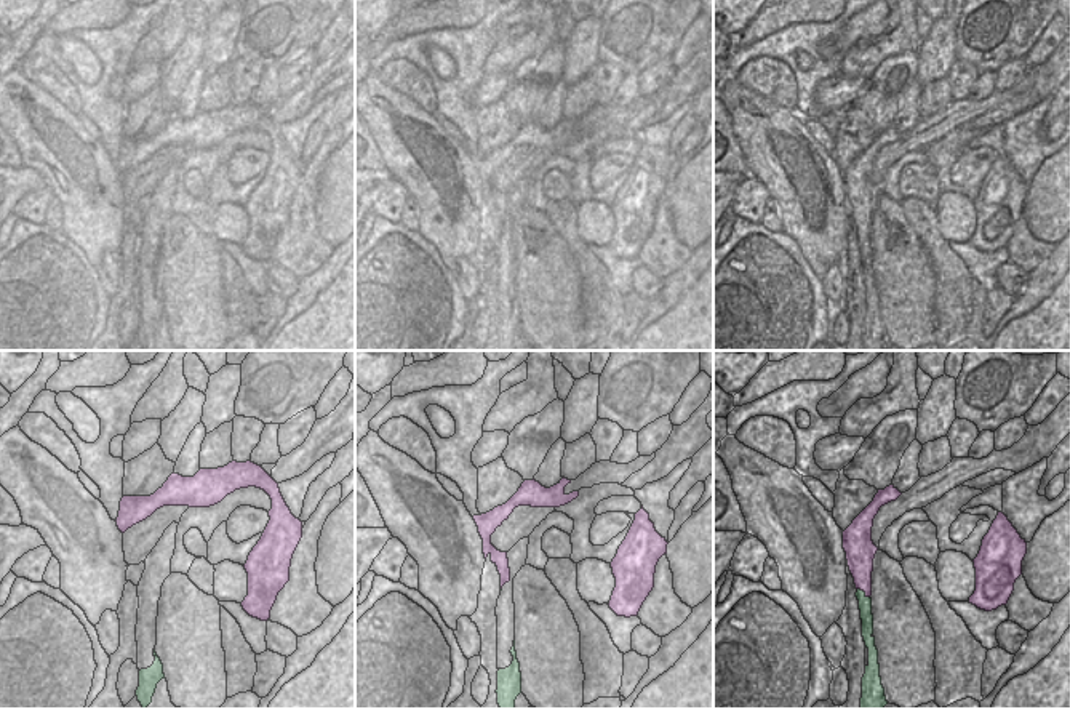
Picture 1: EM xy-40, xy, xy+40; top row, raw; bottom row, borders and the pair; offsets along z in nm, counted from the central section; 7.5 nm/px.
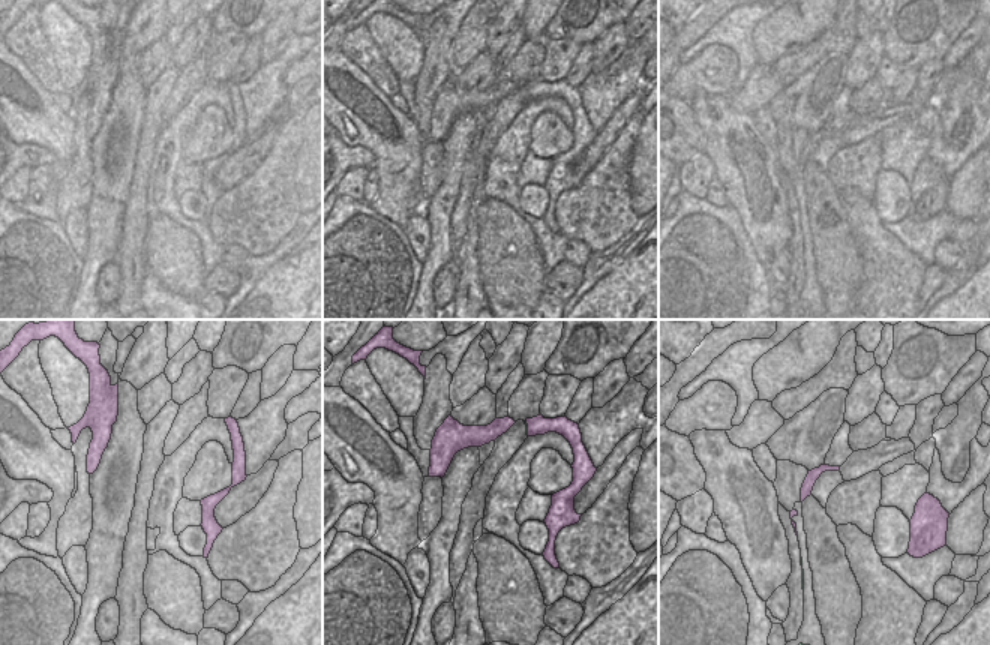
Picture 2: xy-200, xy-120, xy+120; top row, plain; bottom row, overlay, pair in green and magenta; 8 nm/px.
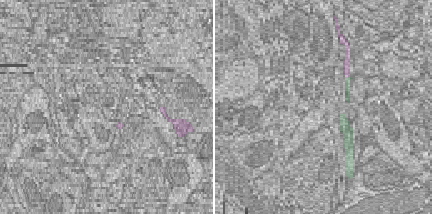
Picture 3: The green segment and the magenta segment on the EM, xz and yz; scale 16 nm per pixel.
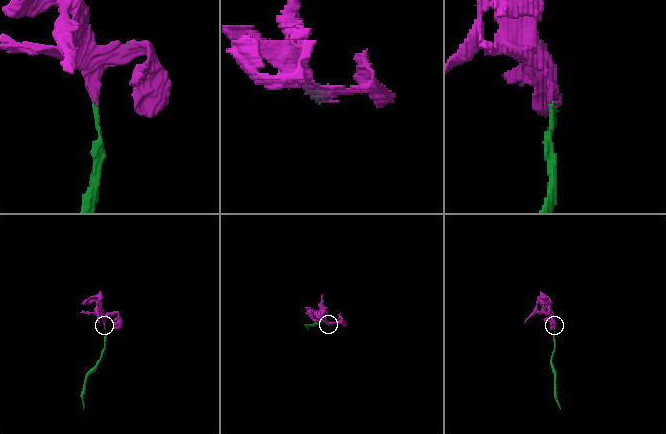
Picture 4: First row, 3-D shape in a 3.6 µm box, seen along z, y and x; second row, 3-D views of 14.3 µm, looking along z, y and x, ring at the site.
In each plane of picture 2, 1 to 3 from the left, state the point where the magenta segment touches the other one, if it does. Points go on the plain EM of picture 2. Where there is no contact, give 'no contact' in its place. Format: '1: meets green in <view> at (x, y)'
1: no contact
2: meets green in xy-120 at (527, 92)
3: no contact

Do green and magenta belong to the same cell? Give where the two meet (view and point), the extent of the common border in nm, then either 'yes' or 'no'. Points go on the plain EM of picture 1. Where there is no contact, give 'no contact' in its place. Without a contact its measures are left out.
contact xy+40 (864, 234); length 120 nm; no

